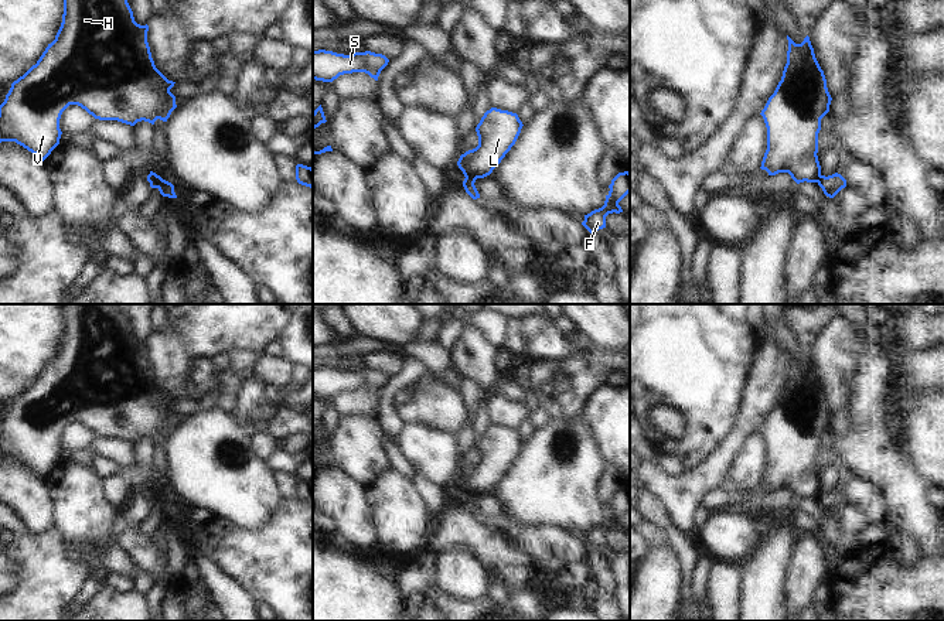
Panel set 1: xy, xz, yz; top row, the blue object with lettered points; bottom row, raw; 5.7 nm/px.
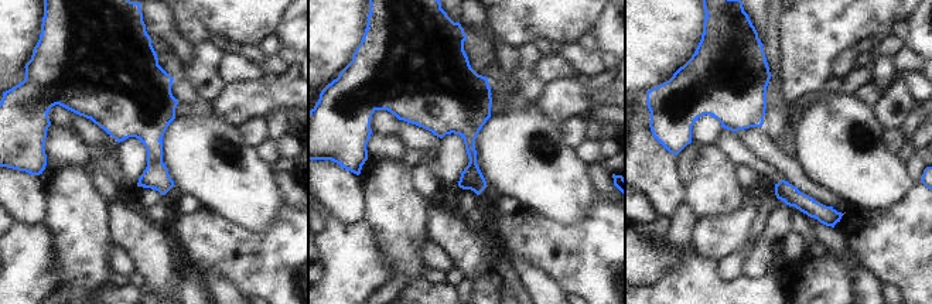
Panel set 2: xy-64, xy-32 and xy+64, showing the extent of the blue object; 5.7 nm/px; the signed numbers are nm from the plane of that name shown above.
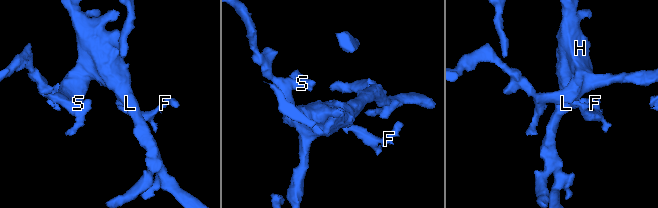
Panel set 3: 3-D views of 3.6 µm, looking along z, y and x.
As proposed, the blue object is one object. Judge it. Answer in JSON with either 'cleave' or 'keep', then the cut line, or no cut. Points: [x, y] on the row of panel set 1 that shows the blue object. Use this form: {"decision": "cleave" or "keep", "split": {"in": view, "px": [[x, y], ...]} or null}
{"decision": "cleave", "split": {"in": "xz", "px": [[466, 177], [476, 178]]}}

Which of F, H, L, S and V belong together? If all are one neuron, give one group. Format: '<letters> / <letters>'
F / H L S V

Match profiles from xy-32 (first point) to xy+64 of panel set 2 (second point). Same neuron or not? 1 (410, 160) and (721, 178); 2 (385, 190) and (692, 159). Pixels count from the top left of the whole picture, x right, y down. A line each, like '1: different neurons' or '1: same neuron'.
1: different neurons
2: same neuron

